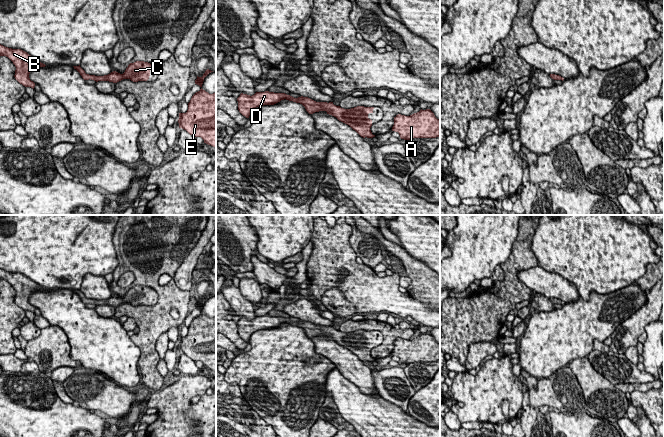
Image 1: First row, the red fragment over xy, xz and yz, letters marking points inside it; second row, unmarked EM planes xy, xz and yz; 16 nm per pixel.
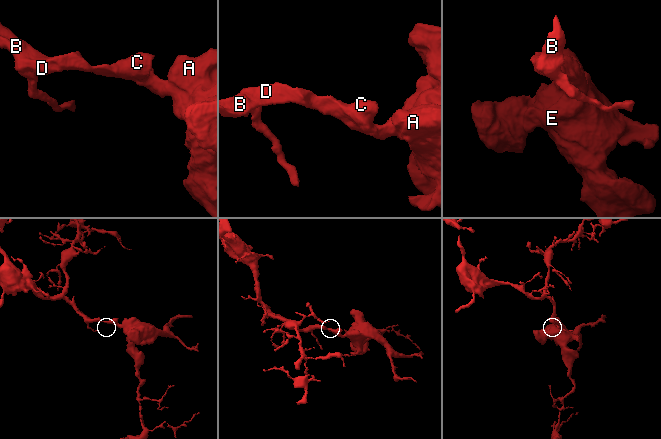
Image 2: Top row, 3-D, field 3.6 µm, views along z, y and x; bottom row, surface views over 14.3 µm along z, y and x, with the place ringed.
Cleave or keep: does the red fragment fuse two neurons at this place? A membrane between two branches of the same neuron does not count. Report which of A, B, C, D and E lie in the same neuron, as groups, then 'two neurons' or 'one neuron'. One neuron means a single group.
A B C D E; one neuron

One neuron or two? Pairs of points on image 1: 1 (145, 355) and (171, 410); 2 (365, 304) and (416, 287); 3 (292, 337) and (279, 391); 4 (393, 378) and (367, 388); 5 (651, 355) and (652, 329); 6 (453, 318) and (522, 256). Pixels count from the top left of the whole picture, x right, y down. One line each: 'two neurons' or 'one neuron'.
1: two neurons
2: two neurons
3: one neuron
4: two neurons
5: one neuron
6: one neuron

